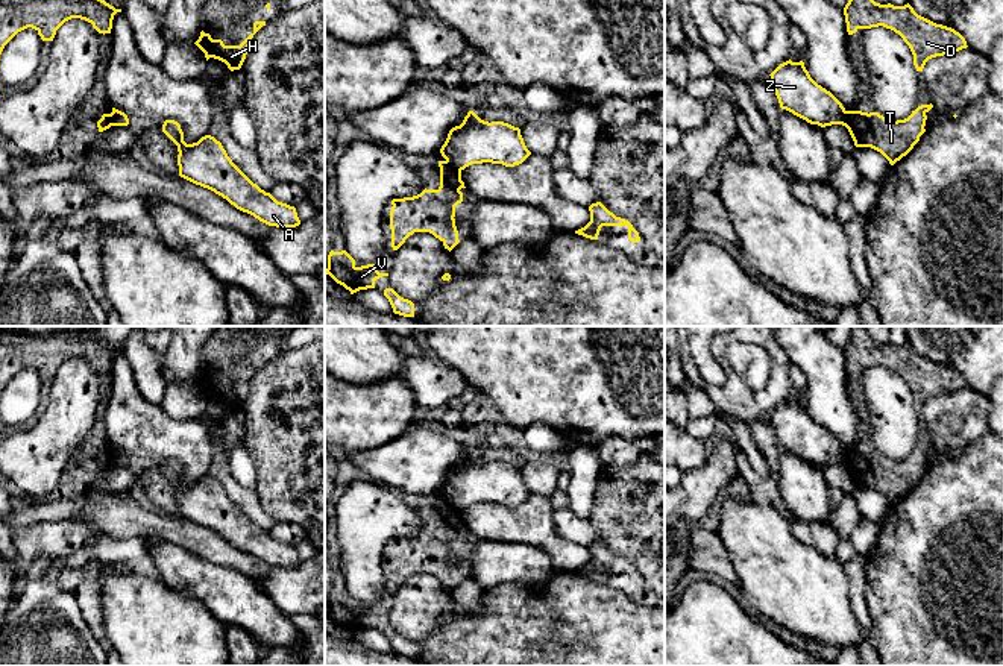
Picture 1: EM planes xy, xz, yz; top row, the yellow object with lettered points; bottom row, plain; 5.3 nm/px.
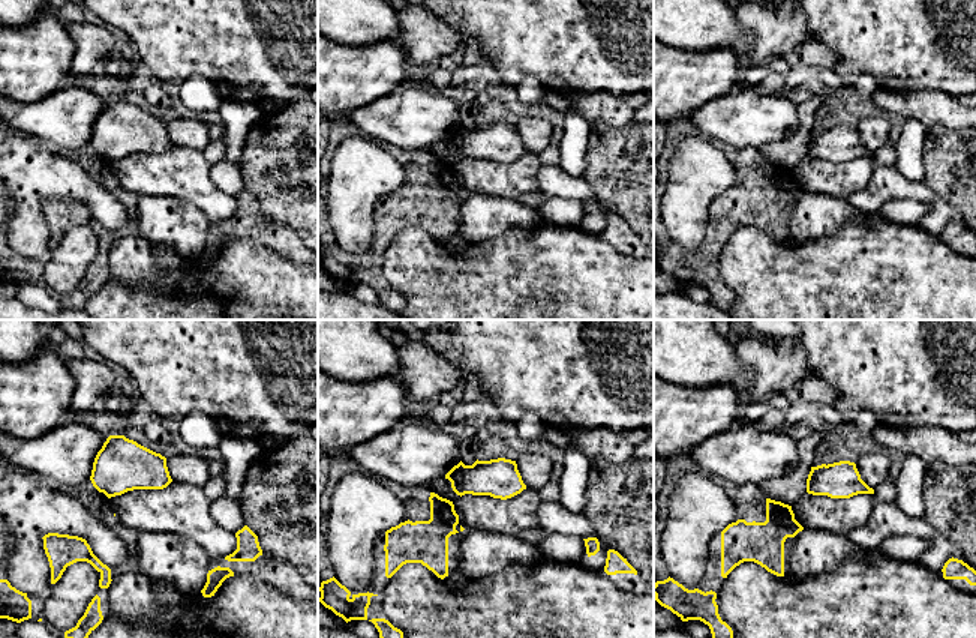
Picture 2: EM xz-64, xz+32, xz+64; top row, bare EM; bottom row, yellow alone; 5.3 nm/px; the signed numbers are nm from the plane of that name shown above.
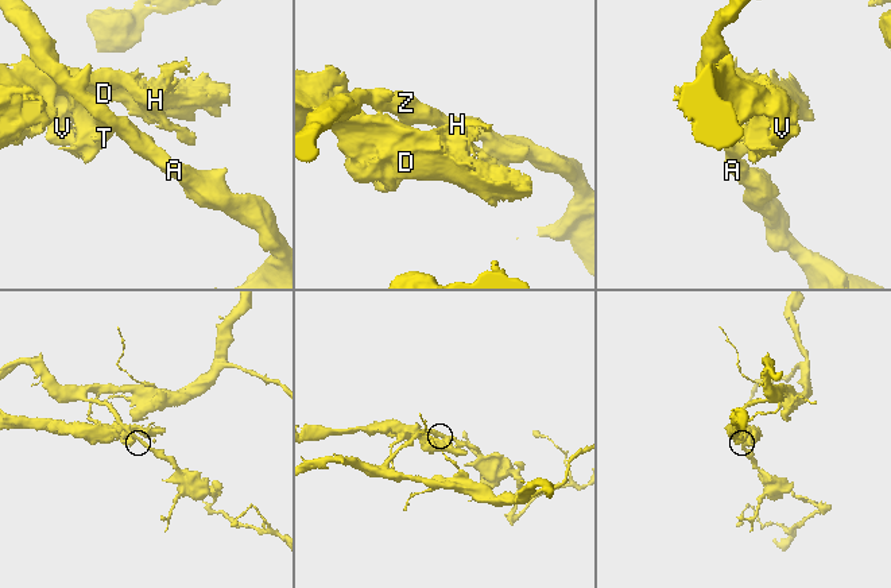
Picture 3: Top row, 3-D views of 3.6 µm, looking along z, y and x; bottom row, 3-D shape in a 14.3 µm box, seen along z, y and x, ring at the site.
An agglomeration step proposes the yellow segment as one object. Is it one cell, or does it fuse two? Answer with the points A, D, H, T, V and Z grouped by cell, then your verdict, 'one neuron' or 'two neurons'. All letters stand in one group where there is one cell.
A Z / D H T V; two neurons

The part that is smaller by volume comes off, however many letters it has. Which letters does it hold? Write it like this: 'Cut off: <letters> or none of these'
Cut off: D, H, T, V

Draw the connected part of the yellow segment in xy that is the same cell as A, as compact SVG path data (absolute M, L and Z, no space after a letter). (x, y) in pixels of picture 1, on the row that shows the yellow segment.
M165 120L162 132L178 146L179 176L214 191L237 209L276 228L300 225L296 208L278 202L253 184L228 156L222 143L211 135L187 144L181 124Z

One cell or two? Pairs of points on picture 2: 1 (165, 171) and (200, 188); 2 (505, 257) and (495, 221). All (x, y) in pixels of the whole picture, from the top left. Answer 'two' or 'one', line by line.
1: one
2: two

